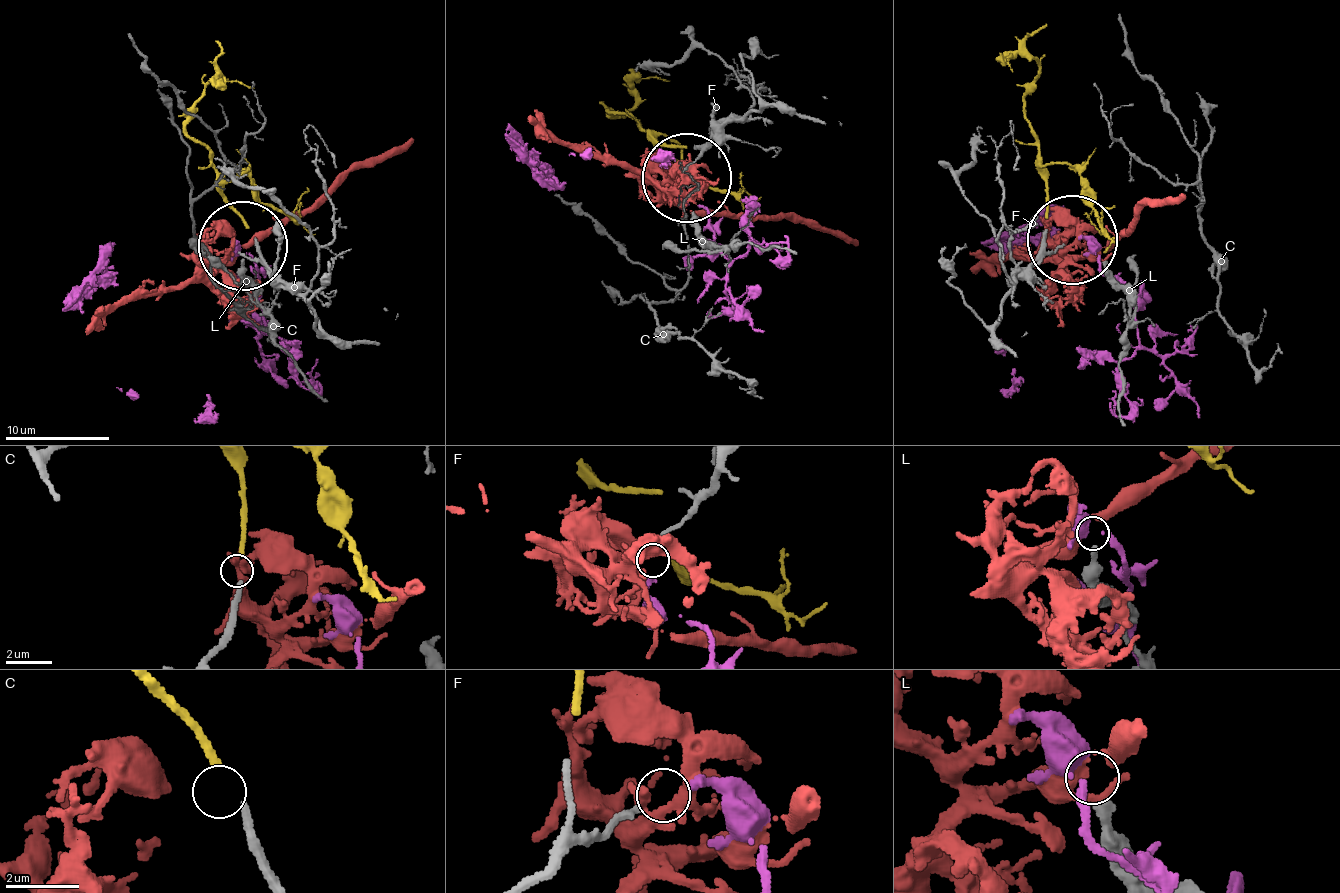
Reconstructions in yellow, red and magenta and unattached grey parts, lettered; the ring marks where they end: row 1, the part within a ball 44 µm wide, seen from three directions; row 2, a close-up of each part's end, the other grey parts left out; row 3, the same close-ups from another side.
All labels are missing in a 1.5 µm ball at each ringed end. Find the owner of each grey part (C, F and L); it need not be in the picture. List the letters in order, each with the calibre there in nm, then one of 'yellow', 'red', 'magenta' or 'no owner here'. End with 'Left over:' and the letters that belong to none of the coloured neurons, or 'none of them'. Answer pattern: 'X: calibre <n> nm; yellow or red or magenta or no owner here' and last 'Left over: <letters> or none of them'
C: calibre 220 nm; yellow
F: calibre 200 nm; magenta
L: calibre 280 nm; no owner here
Left over: L

